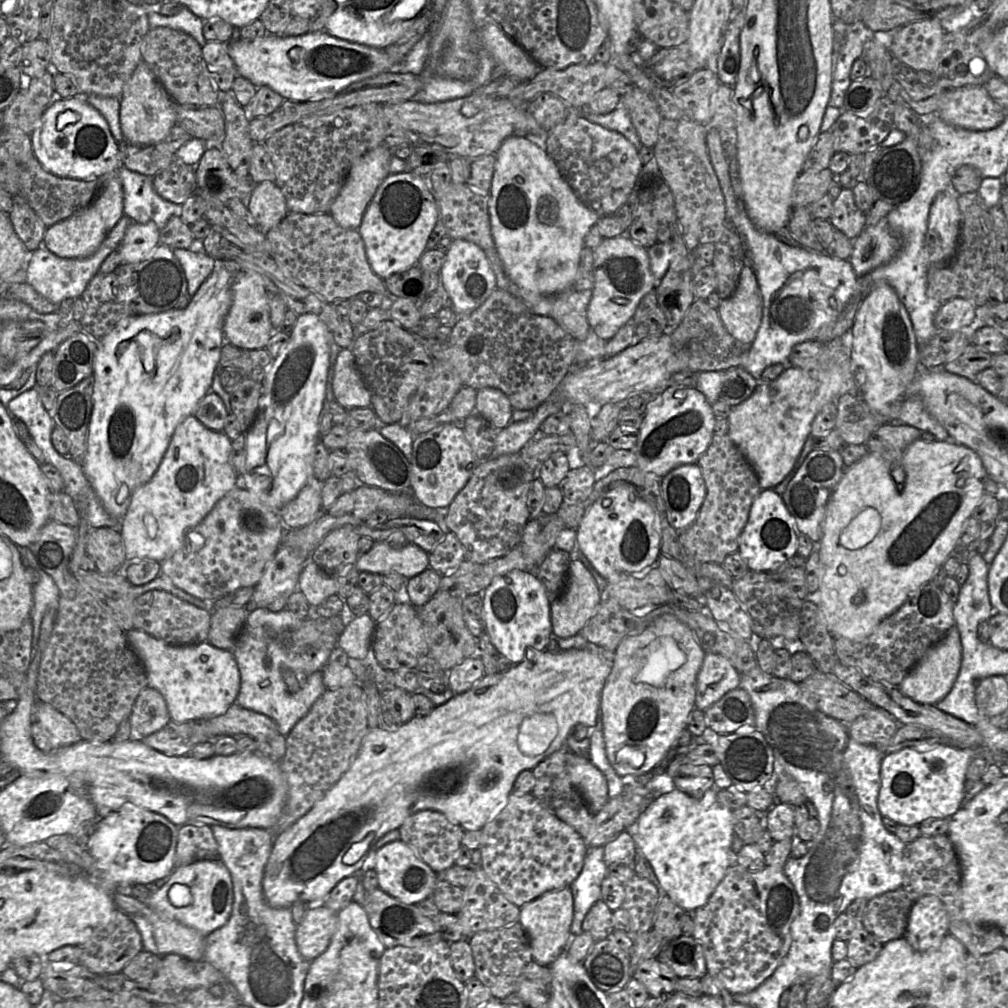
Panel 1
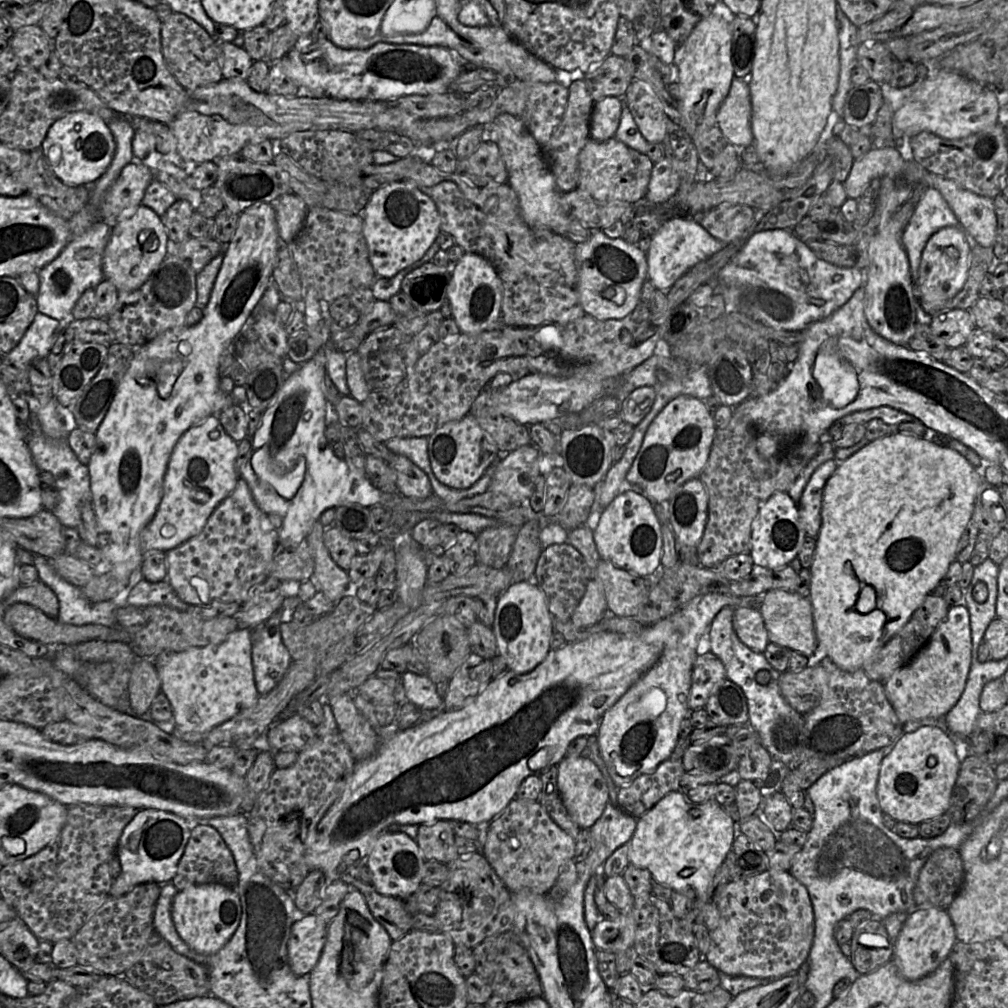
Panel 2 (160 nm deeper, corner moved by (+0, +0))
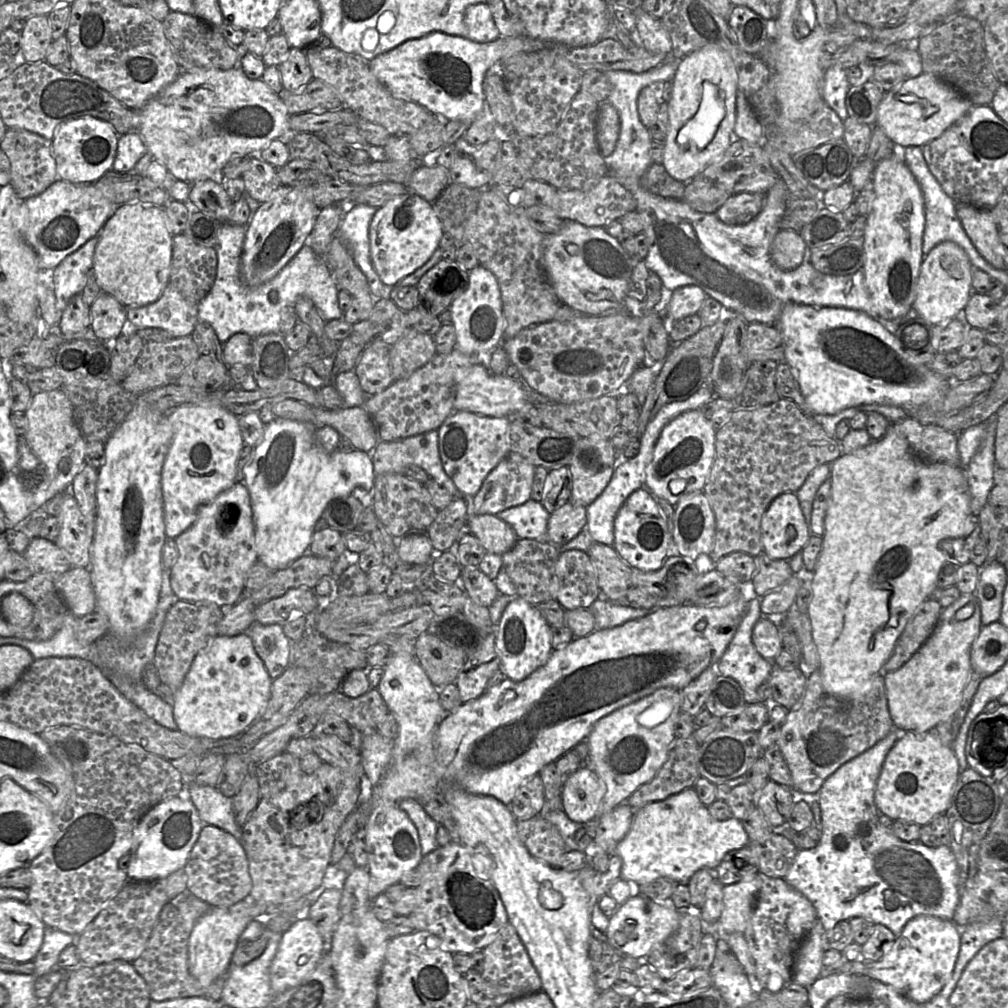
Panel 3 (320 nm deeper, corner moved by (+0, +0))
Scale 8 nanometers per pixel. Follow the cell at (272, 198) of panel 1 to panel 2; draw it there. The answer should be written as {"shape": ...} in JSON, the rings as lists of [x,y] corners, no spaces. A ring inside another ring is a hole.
{"shape":[[[294,193],[283,194],[270,203],[276,213],[279,238],[291,243],[304,225],[307,215],[305,202]]]}

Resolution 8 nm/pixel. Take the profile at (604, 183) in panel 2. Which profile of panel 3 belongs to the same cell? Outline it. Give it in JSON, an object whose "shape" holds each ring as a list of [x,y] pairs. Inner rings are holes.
{"shape":[[[652,163],[640,178],[640,185],[656,195],[682,199],[685,183],[675,180],[665,170],[662,164]]]}

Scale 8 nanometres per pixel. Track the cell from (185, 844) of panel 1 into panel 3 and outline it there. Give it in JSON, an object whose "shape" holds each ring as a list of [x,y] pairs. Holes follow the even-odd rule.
{"shape":[[[212,825],[203,826],[183,870],[187,876],[187,892],[212,907],[229,907],[246,898],[250,898],[252,881],[249,875],[247,857],[241,841],[218,827]]]}

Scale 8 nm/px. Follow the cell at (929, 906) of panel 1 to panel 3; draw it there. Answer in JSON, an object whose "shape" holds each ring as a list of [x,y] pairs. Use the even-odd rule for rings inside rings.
{"shape":[[[931,915],[910,919],[897,937],[891,950],[879,961],[857,959],[846,961],[833,974],[864,975],[893,987],[916,1003],[925,1003],[935,997],[950,980],[961,942],[960,928],[952,921]]]}

